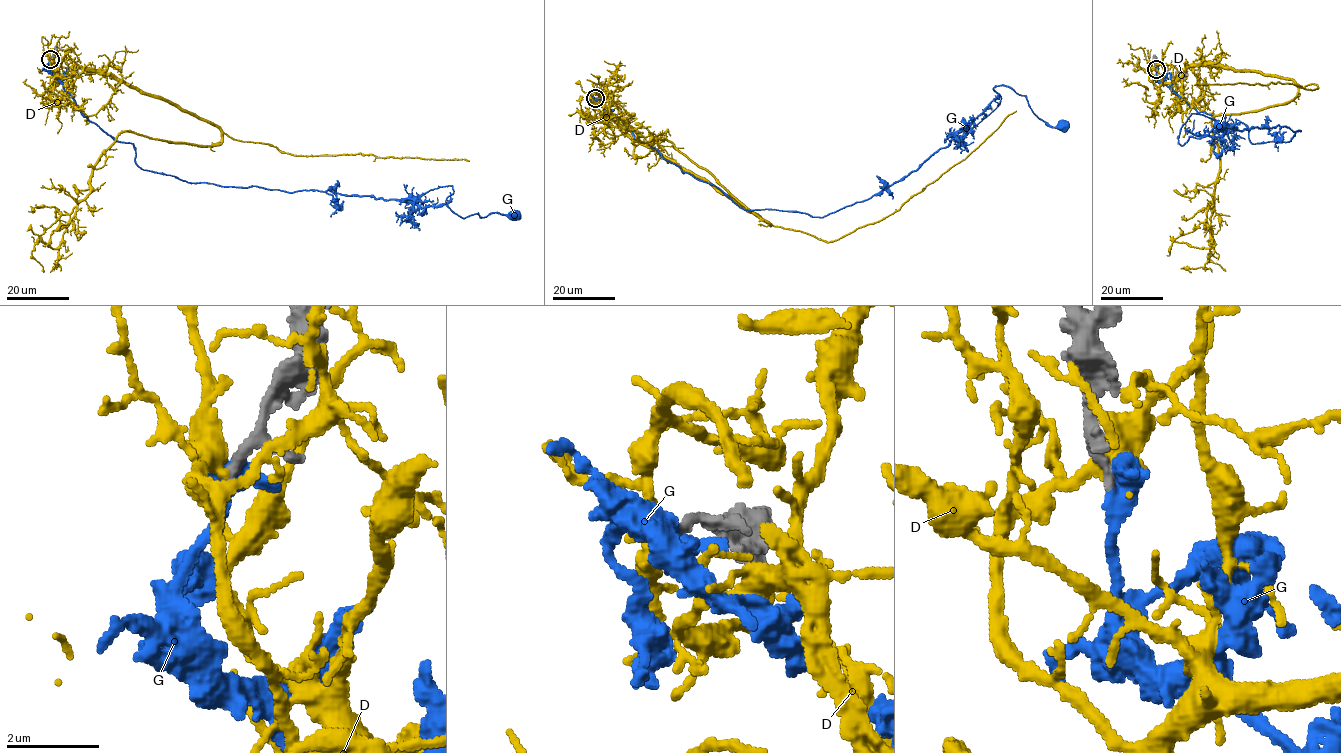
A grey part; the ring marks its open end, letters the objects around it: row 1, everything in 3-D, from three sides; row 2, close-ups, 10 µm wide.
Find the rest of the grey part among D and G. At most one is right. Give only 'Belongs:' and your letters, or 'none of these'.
Belongs: G

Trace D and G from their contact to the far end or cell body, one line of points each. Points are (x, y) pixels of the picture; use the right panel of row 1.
D: (1156, 68), (1149, 79), (1157, 86), (1211, 61), (1287, 77), (1297, 94), (1215, 116), (1212, 247), (1170, 235)
G: (1156, 68), (1198, 112), (1241, 122), (1253, 144), (1301, 130), (1223, 128), (1194, 113), (1178, 143), (1218, 124)

